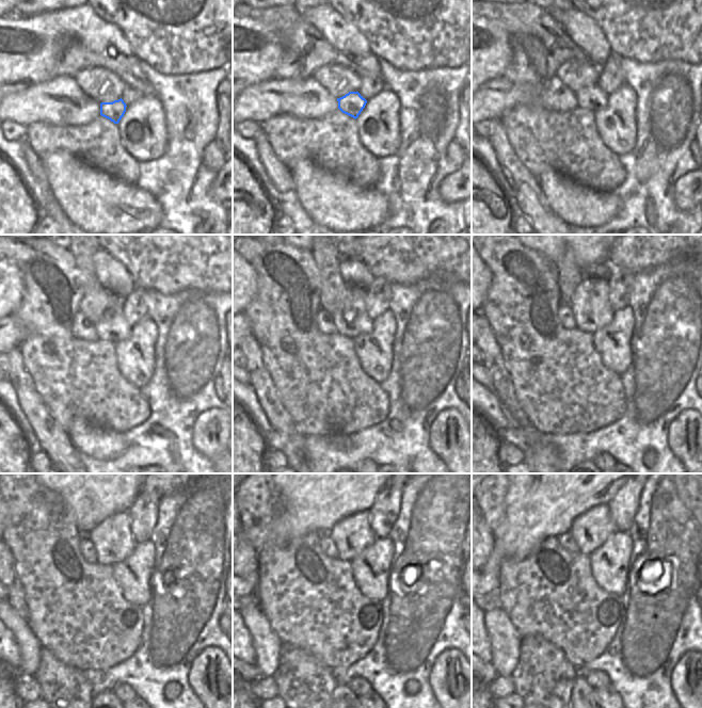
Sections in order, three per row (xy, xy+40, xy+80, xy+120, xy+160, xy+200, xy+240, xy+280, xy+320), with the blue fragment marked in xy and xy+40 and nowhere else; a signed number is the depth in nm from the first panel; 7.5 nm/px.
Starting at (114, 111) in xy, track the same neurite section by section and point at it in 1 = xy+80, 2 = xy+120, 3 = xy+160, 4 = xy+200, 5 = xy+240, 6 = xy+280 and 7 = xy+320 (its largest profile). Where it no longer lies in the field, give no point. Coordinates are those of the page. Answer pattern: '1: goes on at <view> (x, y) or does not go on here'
1: goes on at xy+80 (593, 98)
2: goes on at xy+120 (113, 327)
3: goes on at xy+160 (351, 321)
4: goes on at xy+200 (590, 305)
5: goes on at xy+240 (112, 538)
6: goes on at xy+280 (352, 534)
7: goes on at xy+320 (590, 530)

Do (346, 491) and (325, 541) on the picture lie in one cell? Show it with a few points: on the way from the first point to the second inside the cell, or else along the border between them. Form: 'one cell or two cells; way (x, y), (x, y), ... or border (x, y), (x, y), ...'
two cells; border (325, 534), (321, 536)

